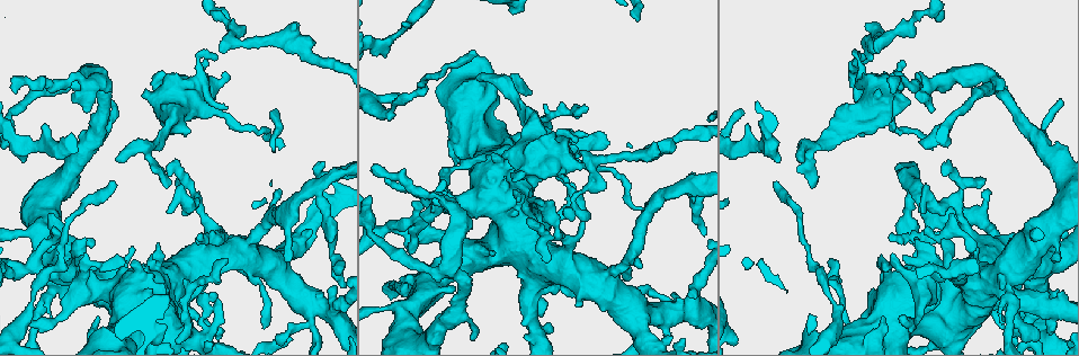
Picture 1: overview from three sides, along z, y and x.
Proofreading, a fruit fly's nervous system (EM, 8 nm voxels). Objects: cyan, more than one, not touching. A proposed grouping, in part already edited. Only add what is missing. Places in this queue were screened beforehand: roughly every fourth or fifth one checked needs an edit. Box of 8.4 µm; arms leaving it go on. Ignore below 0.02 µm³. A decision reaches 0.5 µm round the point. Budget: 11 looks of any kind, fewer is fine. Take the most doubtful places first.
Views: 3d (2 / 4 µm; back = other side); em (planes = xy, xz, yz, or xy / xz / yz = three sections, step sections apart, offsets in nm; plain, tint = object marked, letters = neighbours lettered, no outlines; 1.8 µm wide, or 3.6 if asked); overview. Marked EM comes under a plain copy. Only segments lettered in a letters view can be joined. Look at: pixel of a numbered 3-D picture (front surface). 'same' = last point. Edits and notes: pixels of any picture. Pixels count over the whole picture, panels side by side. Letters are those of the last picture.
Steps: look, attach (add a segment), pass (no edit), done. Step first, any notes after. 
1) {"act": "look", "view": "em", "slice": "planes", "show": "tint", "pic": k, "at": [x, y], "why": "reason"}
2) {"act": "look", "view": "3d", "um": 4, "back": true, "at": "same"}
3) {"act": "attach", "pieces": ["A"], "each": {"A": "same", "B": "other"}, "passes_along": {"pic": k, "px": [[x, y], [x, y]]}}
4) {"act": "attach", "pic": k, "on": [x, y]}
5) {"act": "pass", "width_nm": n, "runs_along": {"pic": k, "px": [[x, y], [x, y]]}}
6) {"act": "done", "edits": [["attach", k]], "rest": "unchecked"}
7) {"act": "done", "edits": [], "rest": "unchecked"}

{"act": "look", "view": "em", "slice": "xz", "step": 16, "show": "letters", "pic": 1, "at": [45, 123], "why": "free end"}

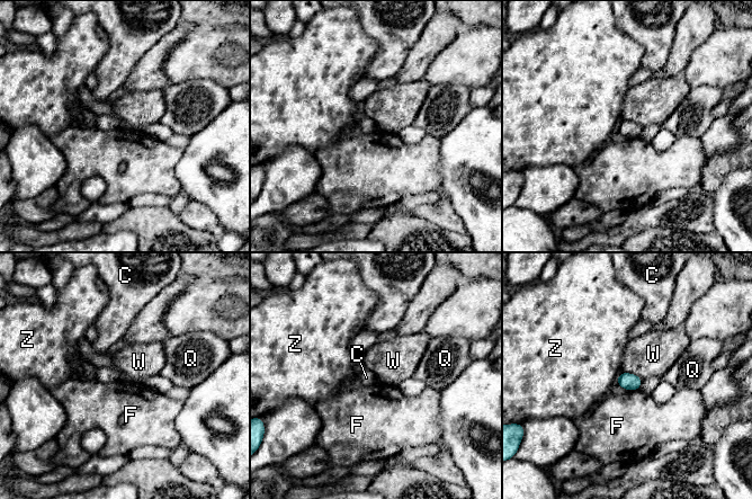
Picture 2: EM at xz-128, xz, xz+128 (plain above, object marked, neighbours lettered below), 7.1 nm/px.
{"act": "pass", "each": {"C": "other", "F": "other", "Q": "other", "W": "other", "Z": "other"}, "found": "no lettered segment goes on from it"}

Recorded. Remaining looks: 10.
{"act": "look", "view": "3d", "um": 4, "pic": 1, "at": [514, 182], "why": "stops while still wide"}

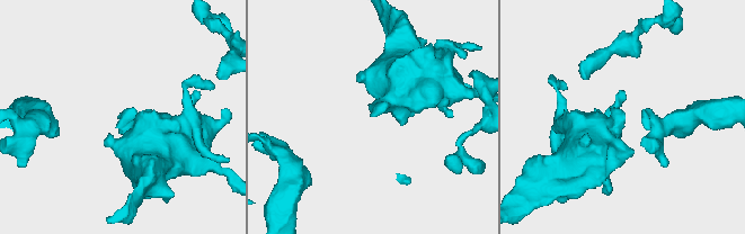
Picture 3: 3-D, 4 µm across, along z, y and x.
{"act": "look", "view": "em", "slice": "planes", "show": "tint", "pic": 3, "at": [624, 117], "why": "now the EM"}

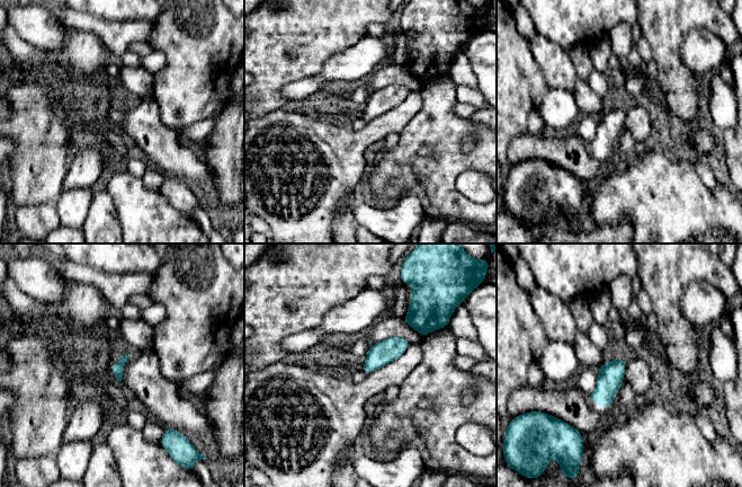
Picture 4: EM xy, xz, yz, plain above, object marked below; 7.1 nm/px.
{"act": "look", "view": "em", "slice": "planes", "show": "letters", "at": "same"}

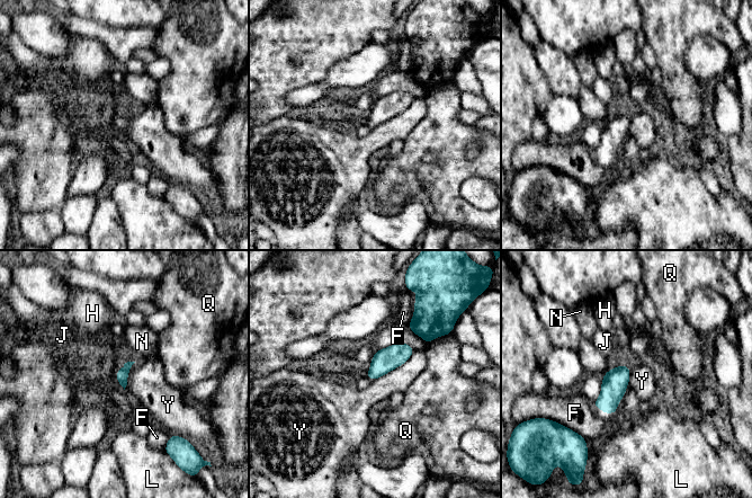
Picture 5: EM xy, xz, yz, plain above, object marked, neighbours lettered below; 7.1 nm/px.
{"act": "pass", "each": {"F": "other", "H": "other", "J": "other", "L": "other", "N": "other", "Q": "other", "Y": "other"}, "border": {"pic": 5, "px": [[415, 349], [402, 364], [370, 381]]}, "found": "no lettered segment goes on from it"}

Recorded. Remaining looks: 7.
{"act": "look", "view": "em", "slice": "xz", "step": 16, "show": "tint", "pic": 1, "at": [118, 161], "why": "branch stops here"}

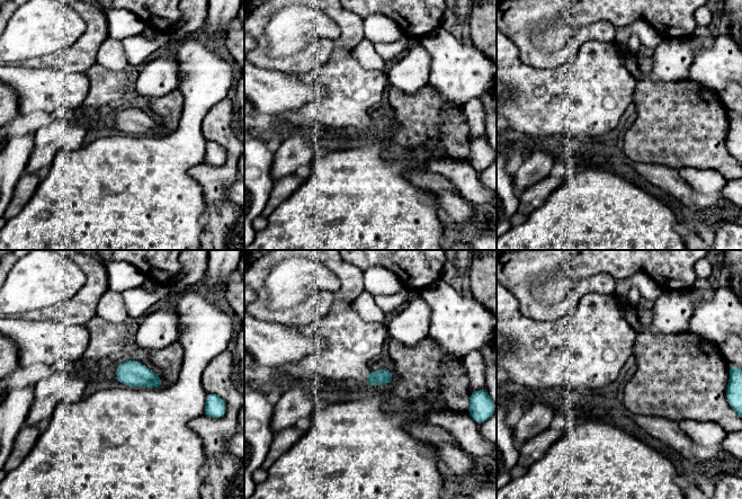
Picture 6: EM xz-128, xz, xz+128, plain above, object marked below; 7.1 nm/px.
{"act": "look", "view": "em", "slice": "planes", "show": "letters", "at": "same", "why": "cut it another way"}

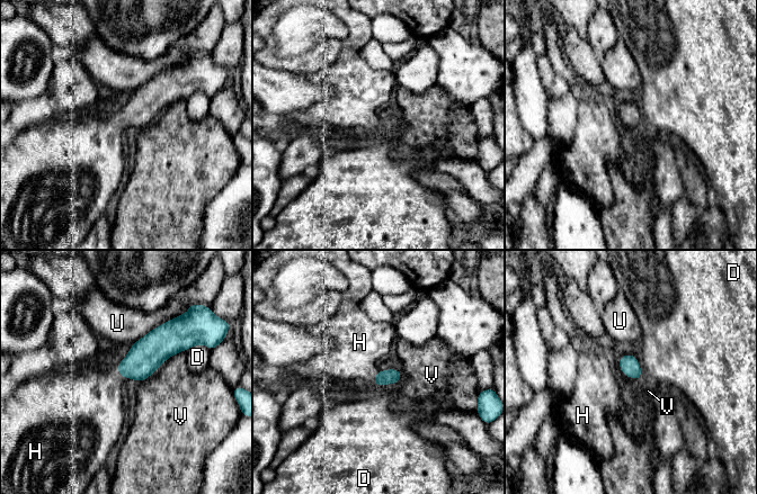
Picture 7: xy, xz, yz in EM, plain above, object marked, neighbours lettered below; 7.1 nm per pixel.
{"act": "attach", "pieces": ["H"], "each": {"D": "other", "H": "same", "U": "other", "V": "other"}, "passes_along": {"pic": 7, "px": [[145, 356], [119, 374], [94, 397]]}, "found": "the neuron continues"}

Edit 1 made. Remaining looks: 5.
{"act": "look", "view": "overview"}

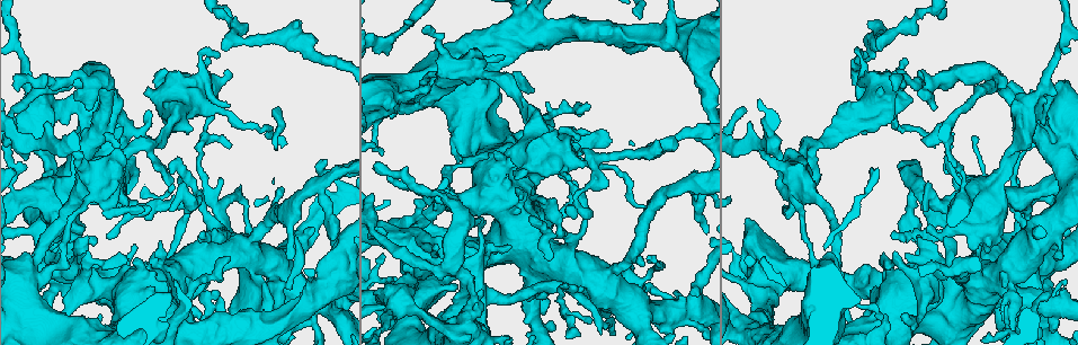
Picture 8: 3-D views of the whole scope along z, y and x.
{"act": "look", "view": "em", "slice": "planes", "show": "letters", "pic": 8, "at": [230, 16], "why": "branch stops here"}

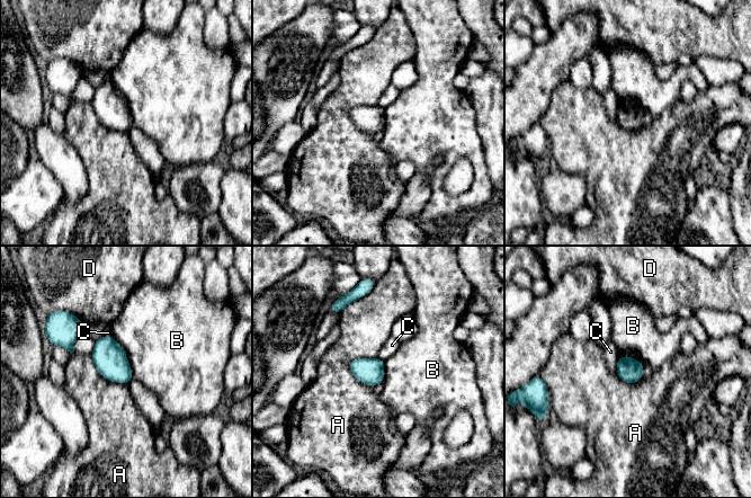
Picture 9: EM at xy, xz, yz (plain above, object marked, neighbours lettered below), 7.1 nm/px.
{"act": "pass", "width_nm": 180, "each": {"A": "other", "B": "other", "C": "other", "D": "other"}, "border": {"pic": 9, "px": [[110, 335], [124, 350], [133, 376]]}, "found": "no lettered segment goes on from it"}

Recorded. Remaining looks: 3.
{"act": "done", "edits": [["attach", 7]], "rest": "unchecked"}

